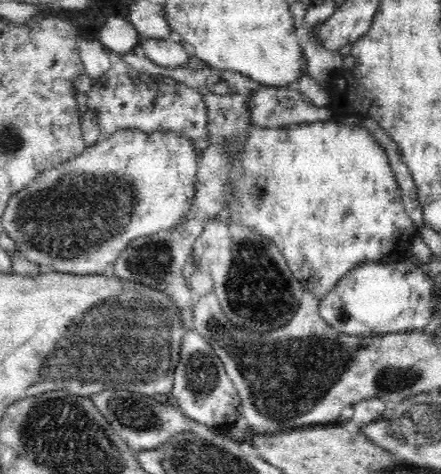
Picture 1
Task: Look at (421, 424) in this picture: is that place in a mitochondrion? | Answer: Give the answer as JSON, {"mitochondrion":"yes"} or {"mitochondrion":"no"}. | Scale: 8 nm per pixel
{"mitochondrion":"yes"}

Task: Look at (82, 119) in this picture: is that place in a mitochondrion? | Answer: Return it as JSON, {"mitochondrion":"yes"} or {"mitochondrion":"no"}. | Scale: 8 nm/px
{"mitochondrion":"no"}

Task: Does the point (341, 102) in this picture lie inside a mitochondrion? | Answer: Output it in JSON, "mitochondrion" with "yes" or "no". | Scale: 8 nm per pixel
{"mitochondrion":"no"}

